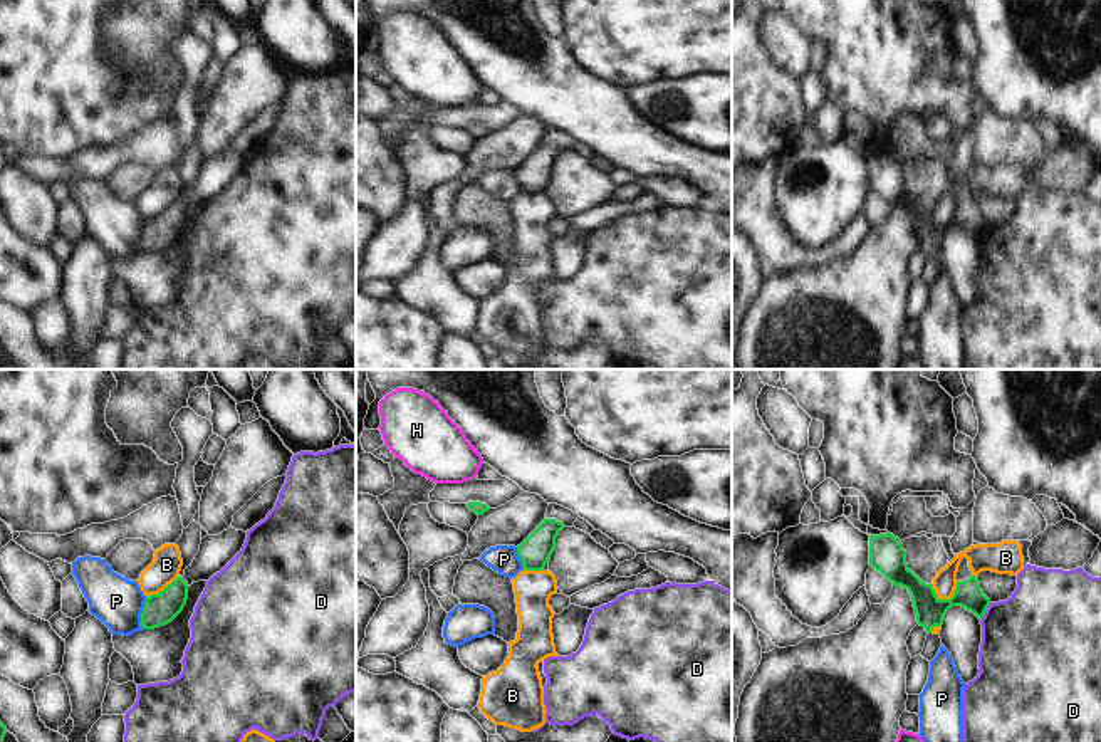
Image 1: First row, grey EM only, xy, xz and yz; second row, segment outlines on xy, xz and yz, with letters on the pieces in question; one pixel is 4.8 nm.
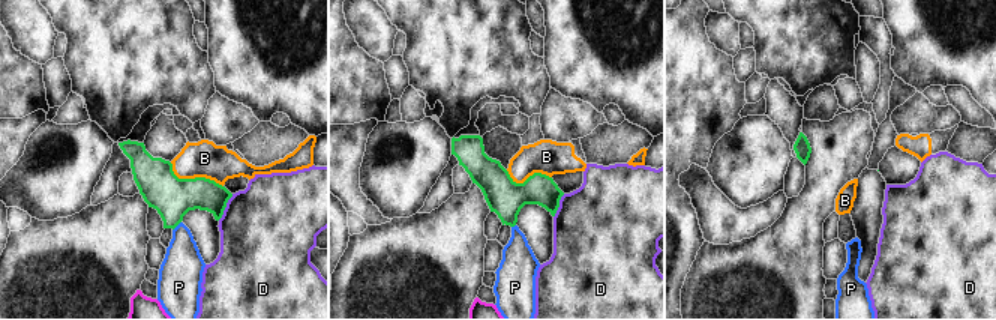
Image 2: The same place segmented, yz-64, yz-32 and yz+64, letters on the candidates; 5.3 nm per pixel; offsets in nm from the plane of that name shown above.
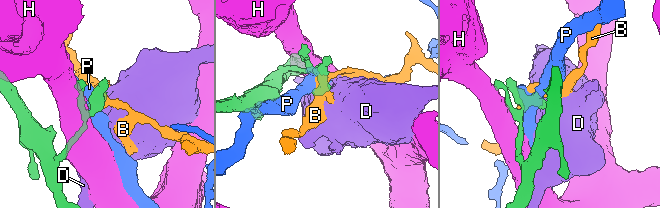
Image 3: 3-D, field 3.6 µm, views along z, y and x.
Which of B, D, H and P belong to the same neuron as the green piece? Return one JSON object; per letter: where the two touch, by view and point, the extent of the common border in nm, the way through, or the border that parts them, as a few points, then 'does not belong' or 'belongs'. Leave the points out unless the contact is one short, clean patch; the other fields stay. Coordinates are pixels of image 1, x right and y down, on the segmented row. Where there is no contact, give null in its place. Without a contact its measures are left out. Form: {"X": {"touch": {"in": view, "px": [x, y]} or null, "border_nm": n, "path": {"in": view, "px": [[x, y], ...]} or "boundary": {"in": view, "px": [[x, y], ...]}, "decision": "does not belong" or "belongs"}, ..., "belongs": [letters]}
{"B": {"touch": {"in": "yz", "px": [947, 600]}, "border_nm": 140, "boundary": {"in": "yz", "px": [[959, 581], [949, 598], [940, 598], [932, 588]]}, "decision": "does not belong"}, "D": {"touch": {"in": "yz", "px": [986, 610]}, "border_nm": 100, "decision": "does not belong"}, "H": {"touch": null, "decision": "does not belong"}, "P": {"touch": {"in": "xy", "px": [141, 613]}, "border_nm": 150, "decision": "does not belong"}, "belongs": []}

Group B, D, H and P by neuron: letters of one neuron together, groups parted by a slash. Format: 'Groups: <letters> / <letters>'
Groups: B / D / H / P.

